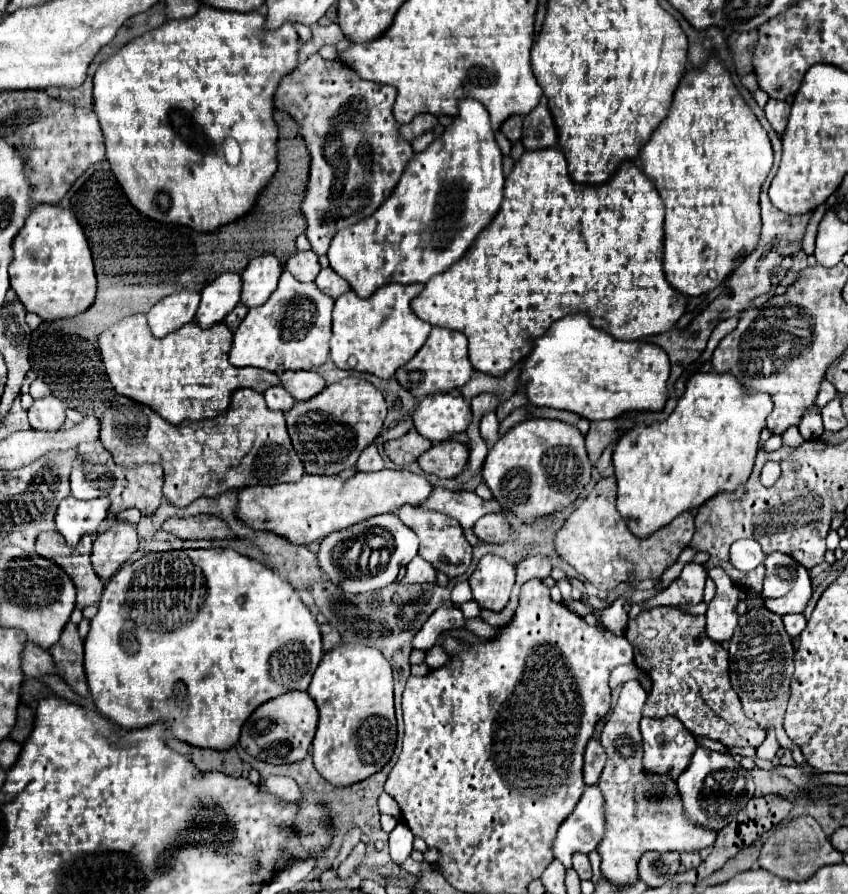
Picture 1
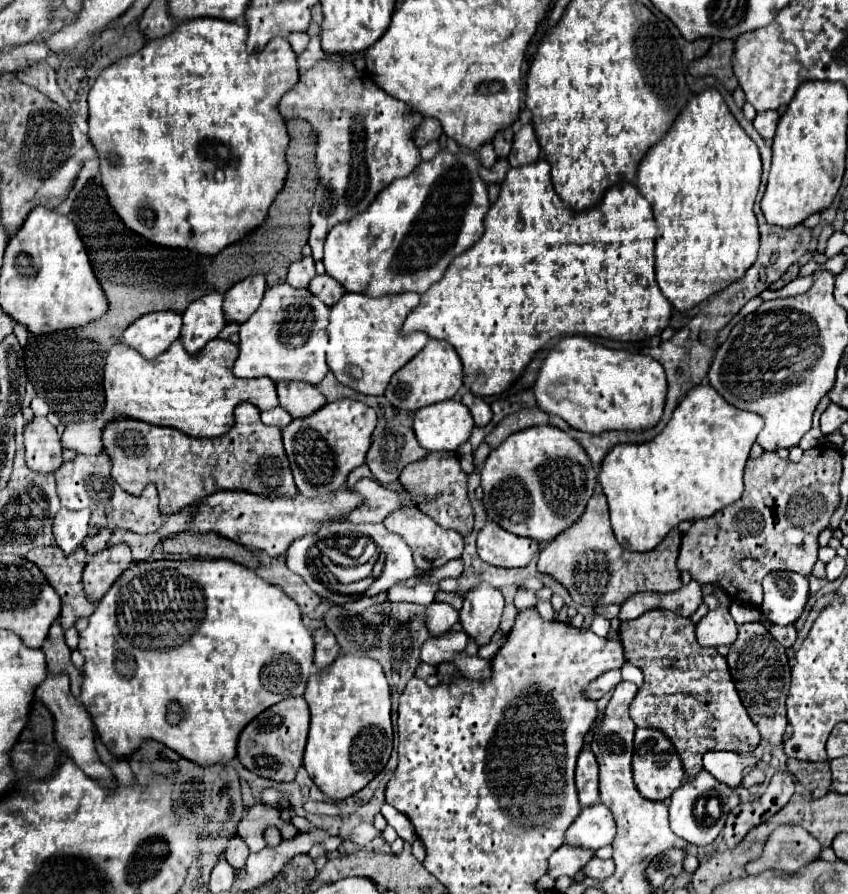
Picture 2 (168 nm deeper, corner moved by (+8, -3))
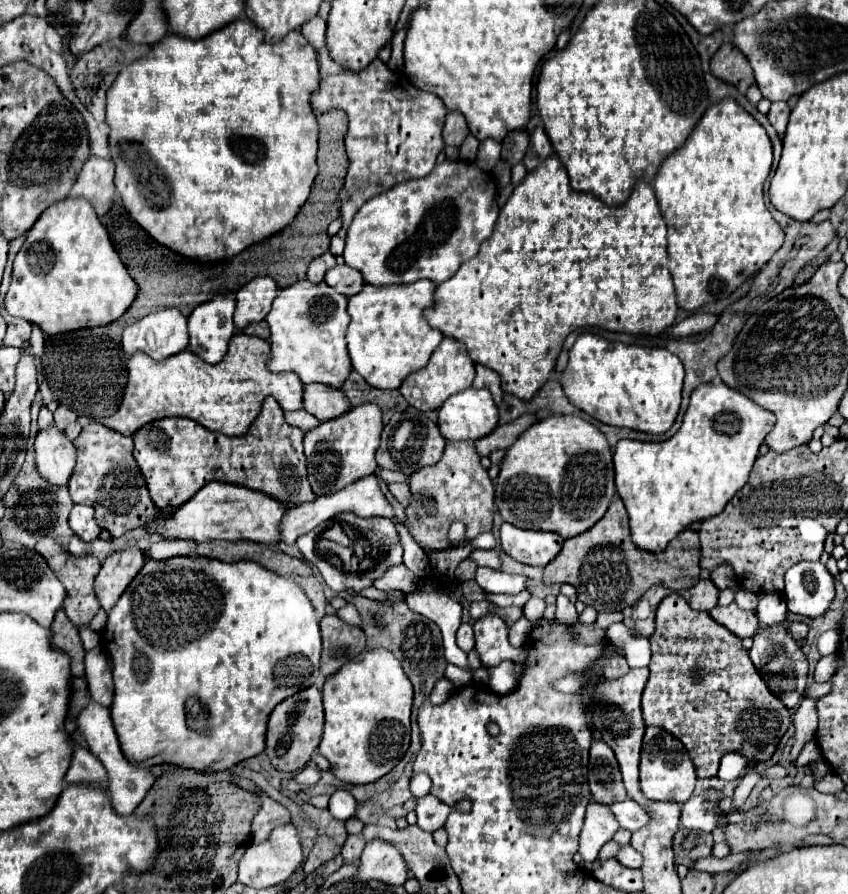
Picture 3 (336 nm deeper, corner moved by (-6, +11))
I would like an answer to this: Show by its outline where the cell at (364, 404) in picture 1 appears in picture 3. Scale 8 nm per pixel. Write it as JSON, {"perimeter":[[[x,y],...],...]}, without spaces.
{"perimeter":[[[364,403],[358,407],[352,407],[348,413],[332,419],[332,421],[322,421],[316,429],[310,429],[304,433],[304,453],[308,459],[308,481],[312,485],[312,491],[316,495],[332,495],[358,477],[372,475],[376,471],[376,449],[380,445],[380,433],[382,433],[382,409],[376,403]]]}

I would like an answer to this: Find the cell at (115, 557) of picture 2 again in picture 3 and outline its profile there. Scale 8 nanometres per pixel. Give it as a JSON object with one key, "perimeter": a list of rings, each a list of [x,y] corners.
{"perimeter":[[[136,547],[116,551],[104,559],[102,569],[94,579],[94,591],[96,591],[96,597],[100,599],[100,605],[106,611],[112,609],[112,605],[124,593],[128,583],[142,569],[144,559],[146,555]]]}

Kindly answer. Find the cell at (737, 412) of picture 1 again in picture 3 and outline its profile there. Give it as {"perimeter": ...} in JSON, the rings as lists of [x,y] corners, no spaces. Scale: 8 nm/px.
{"perimeter":[[[704,383],[692,393],[682,427],[676,431],[676,435],[662,443],[644,443],[634,439],[618,441],[614,451],[616,491],[628,511],[634,545],[658,553],[676,537],[676,533],[686,529],[690,523],[720,513],[724,505],[748,483],[758,449],[764,437],[772,431],[774,423],[776,417],[768,409],[756,405],[740,391],[724,383]]]}

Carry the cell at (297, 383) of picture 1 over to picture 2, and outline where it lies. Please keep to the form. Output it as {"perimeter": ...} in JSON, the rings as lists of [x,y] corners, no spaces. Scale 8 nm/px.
{"perimeter":[[[278,383],[278,399],[294,419],[310,417],[326,405],[324,395],[308,383]]]}

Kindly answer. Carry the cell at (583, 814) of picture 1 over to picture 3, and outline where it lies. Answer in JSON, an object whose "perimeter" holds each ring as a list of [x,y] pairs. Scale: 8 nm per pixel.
{"perimeter":[[[632,799],[612,803],[610,809],[612,809],[612,815],[616,817],[616,821],[622,829],[638,831],[640,827],[644,827],[648,823],[648,813]]]}

